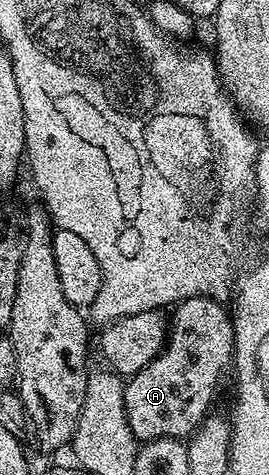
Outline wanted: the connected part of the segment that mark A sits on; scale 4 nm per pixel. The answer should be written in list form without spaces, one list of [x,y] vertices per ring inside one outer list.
[[[209,295],[191,296],[179,301],[175,305],[176,313],[170,316],[168,342],[164,349],[157,354],[154,362],[135,372],[125,383],[126,418],[137,441],[191,437],[197,426],[204,421],[204,417],[209,415],[211,408],[208,407],[220,388],[220,379],[223,378],[224,371],[233,367],[236,351],[232,317],[229,309],[224,309],[220,302]]]

